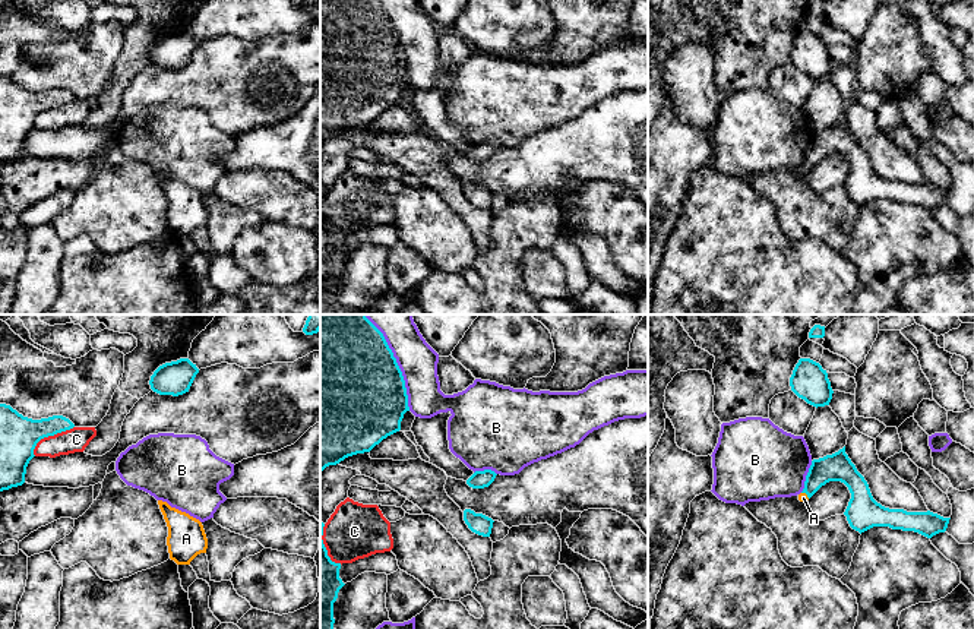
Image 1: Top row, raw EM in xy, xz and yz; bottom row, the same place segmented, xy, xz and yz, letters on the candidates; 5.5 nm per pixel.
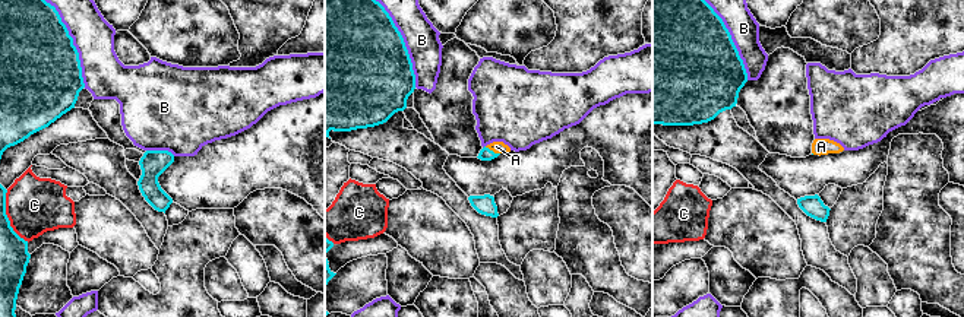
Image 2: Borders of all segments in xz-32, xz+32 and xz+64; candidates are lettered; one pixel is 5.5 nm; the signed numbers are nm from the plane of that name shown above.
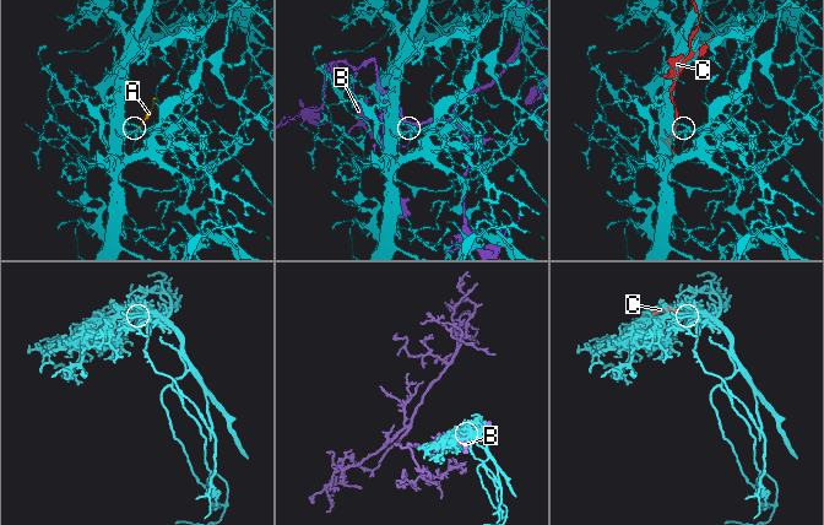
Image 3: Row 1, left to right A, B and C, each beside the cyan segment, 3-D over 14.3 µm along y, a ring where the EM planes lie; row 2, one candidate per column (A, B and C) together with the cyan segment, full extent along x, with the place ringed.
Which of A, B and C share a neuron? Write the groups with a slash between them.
A / B / C

